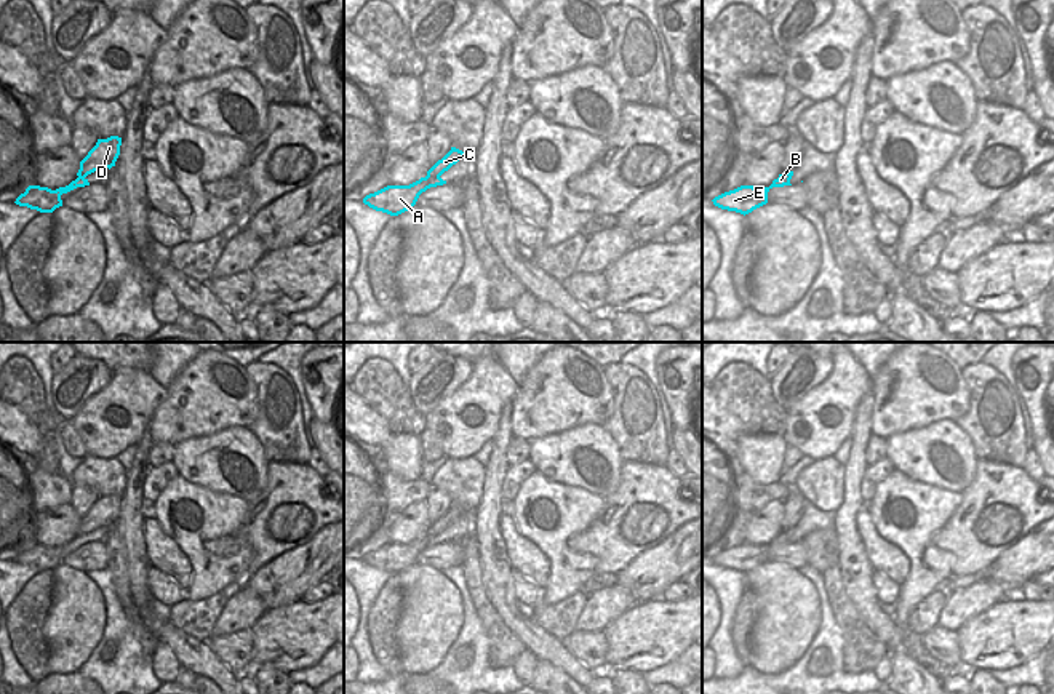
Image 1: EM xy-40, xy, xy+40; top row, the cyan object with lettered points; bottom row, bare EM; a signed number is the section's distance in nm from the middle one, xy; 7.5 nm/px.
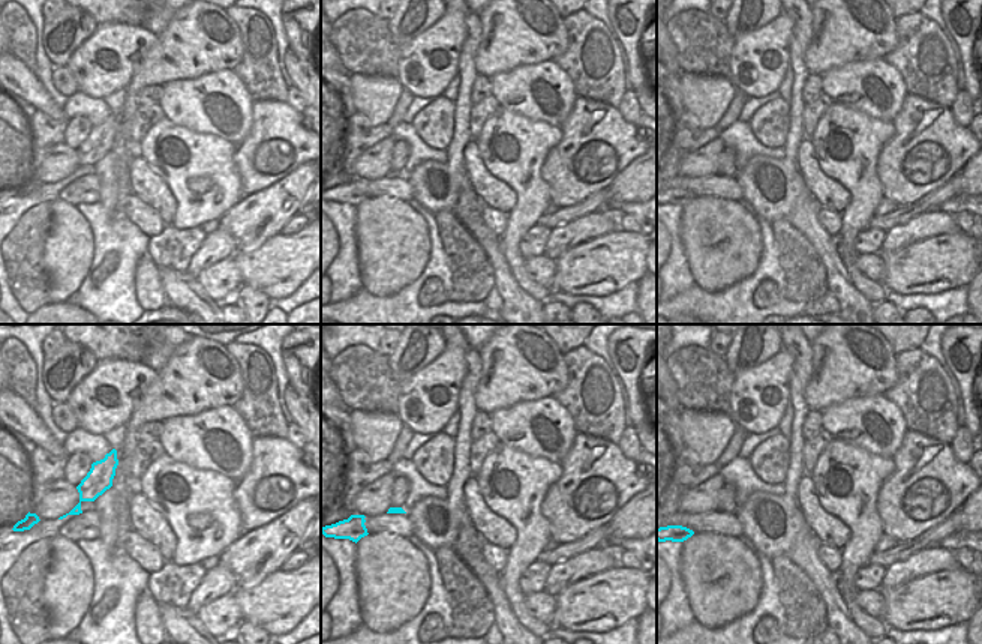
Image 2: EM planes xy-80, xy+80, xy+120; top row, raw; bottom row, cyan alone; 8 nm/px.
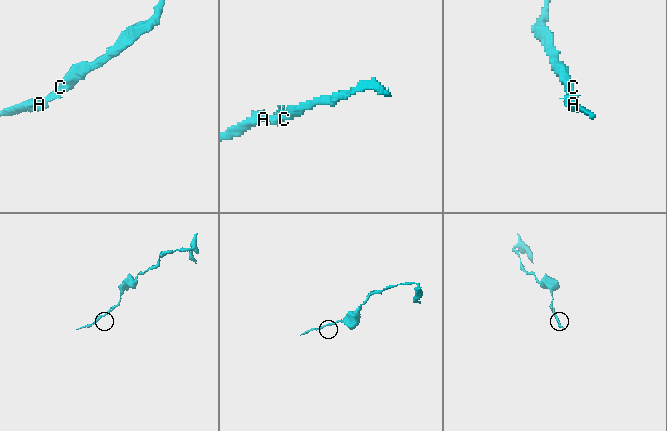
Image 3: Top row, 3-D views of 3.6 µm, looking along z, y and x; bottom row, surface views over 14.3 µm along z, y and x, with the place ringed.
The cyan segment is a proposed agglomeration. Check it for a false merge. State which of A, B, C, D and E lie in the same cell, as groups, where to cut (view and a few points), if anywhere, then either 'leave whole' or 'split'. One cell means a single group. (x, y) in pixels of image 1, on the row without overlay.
A B C D E; no cut; leave whole

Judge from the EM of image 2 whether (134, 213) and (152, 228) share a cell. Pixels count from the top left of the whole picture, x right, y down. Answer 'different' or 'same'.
same

